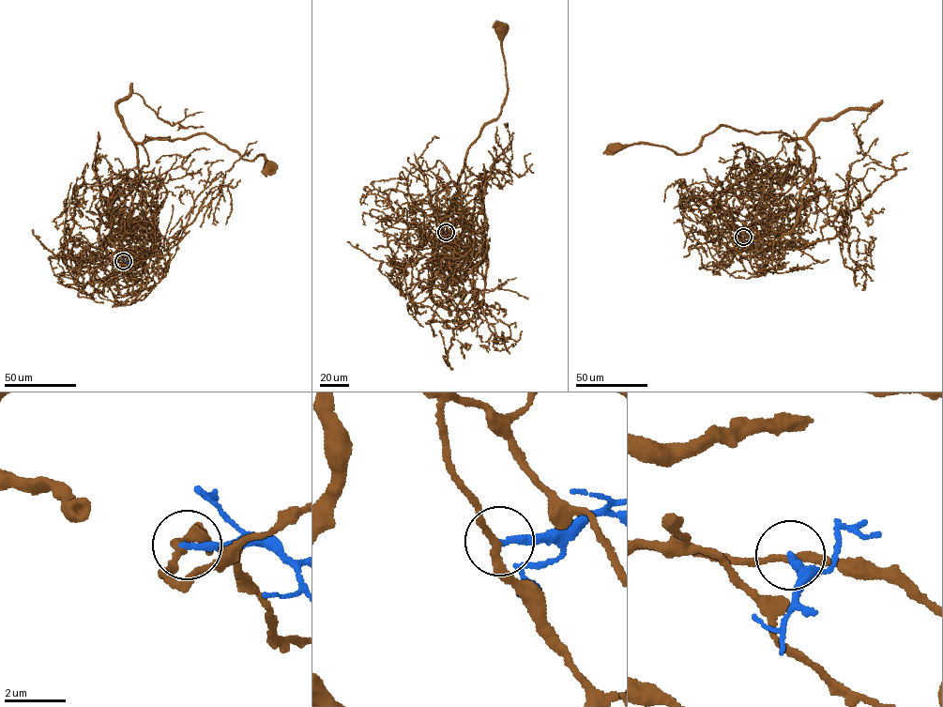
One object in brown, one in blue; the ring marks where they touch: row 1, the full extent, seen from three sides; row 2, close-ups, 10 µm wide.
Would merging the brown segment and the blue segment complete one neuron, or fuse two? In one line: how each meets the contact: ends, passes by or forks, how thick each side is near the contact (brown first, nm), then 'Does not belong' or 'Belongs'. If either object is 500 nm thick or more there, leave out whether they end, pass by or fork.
At the ring brown passes by. At the ring blue ends. Thickness 240 nm (brown) against 260 nm. Does not belong

